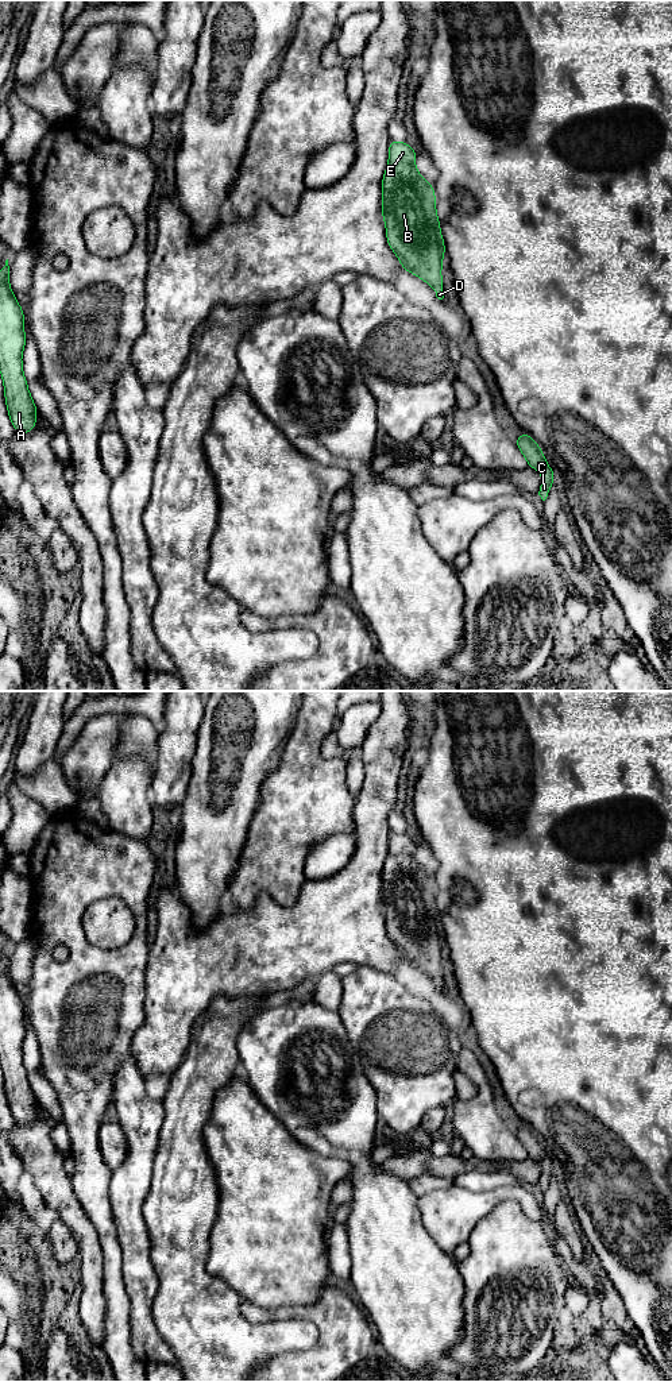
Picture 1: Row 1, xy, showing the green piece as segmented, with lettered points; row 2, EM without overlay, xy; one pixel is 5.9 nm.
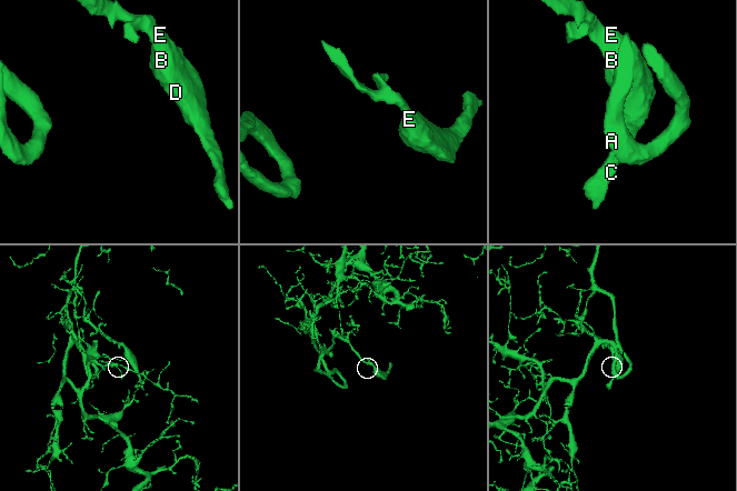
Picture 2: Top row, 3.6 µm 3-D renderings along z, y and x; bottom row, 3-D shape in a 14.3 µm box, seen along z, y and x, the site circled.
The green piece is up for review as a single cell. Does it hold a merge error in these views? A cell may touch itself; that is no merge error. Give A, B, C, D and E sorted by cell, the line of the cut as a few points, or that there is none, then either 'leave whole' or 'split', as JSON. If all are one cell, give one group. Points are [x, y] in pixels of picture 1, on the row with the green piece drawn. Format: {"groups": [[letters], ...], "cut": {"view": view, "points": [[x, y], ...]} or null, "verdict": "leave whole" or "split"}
{"groups": [["A", "B", "C", "D", "E"]], "cut": null, "verdict": "leave whole"}

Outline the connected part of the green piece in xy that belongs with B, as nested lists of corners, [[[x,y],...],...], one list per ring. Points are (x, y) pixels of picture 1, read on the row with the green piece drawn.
[[[389,140],[389,162],[382,179],[382,216],[389,247],[403,270],[429,283],[439,300],[443,292],[443,258],[445,244],[436,212],[436,196],[432,184],[418,173],[414,163],[417,153],[406,142]]]

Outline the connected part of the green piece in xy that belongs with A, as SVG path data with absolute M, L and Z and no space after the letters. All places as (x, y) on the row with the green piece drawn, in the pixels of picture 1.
M7 259L5 266L0 269L0 374L8 417L19 435L35 428L38 414L23 374L24 347L24 313L9 286Z

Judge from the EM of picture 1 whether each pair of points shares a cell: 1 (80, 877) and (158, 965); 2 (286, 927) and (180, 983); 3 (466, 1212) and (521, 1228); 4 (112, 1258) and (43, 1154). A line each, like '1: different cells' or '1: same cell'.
1: different cells
2: same cell
3: different cells
4: different cells

